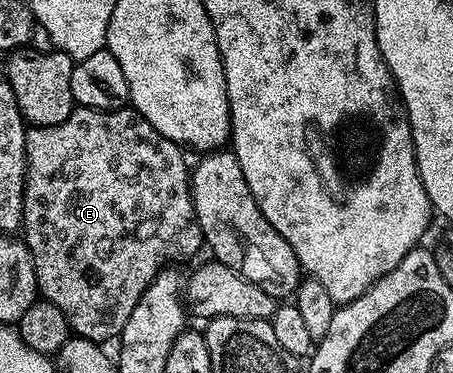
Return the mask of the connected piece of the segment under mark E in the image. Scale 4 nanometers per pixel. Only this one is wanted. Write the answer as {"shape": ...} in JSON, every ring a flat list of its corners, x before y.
{"shape":[[75,107,68,115,68,119,64,119,64,123,56,123,55,125,35,125,27,128,26,131,26,190,24,191,24,203,22,204,22,224,21,232,24,234,26,246,30,248,30,254,34,260,34,270,36,271,36,283,38,284,39,294,45,300,51,301,56,307,64,313,64,319,68,319,71,330,77,336,88,339,89,341,97,341,99,343,113,342,115,339,121,338,124,331,124,323,128,323,128,315,132,315,132,311,136,311,136,303,140,303,140,295,144,295,144,291,154,281,154,276,158,274,167,263,178,261,181,257,194,257,198,253,198,248,203,248,202,232,200,231,200,223,196,219,196,211,192,203,192,195,190,194,190,174,191,170,186,169,186,157,183,146,177,145,175,141,164,139,160,135,160,131,156,131,156,127,152,127,152,123,148,123,148,119,144,119,140,114,135,113,133,108,113,109,112,111,104,111,103,109,83,109]]}

